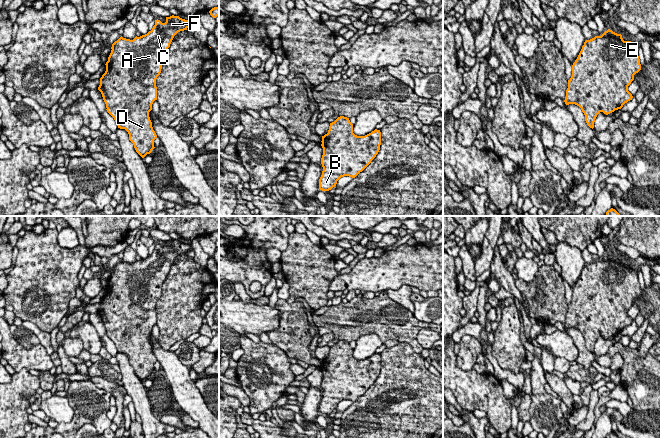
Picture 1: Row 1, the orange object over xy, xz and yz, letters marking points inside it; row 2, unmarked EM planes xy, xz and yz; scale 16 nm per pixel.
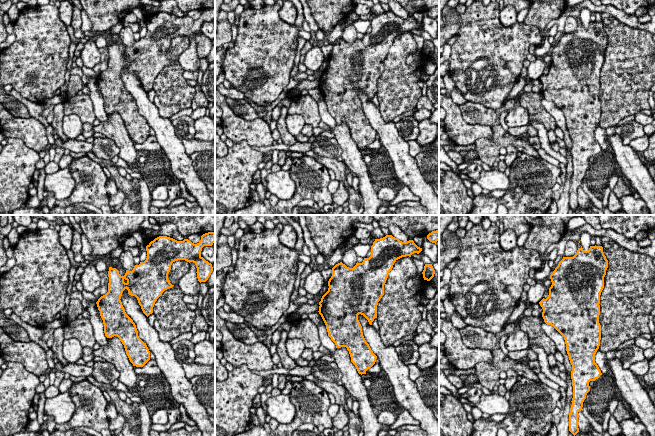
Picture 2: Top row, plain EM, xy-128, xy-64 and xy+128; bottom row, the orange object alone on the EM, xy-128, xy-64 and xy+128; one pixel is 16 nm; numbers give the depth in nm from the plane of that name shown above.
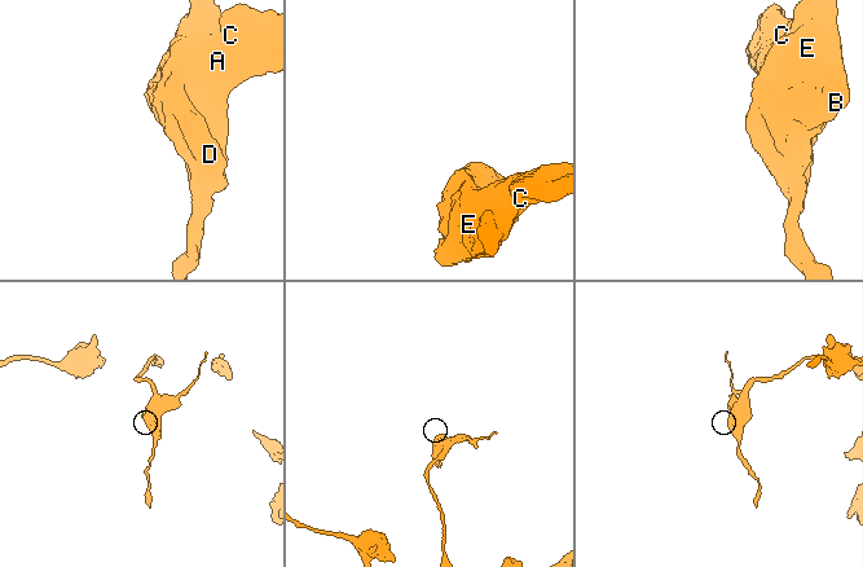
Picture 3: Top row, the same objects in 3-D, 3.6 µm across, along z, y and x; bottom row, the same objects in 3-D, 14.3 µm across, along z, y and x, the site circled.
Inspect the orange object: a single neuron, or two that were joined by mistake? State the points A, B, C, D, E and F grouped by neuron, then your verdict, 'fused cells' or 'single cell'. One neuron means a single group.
A B C D E F | single cell

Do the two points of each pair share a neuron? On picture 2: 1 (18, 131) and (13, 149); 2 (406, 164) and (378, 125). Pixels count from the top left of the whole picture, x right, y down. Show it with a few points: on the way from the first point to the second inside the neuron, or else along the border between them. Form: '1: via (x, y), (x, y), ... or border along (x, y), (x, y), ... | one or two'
1: border along (10, 137), (20, 138), (27, 146), (36, 151) | two
2: via (399, 154), (397, 147), (388, 135) | one

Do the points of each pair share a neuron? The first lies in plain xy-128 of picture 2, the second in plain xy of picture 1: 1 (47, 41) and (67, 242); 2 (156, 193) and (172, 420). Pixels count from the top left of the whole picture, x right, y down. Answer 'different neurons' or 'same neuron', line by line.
1: different neurons
2: same neuron

